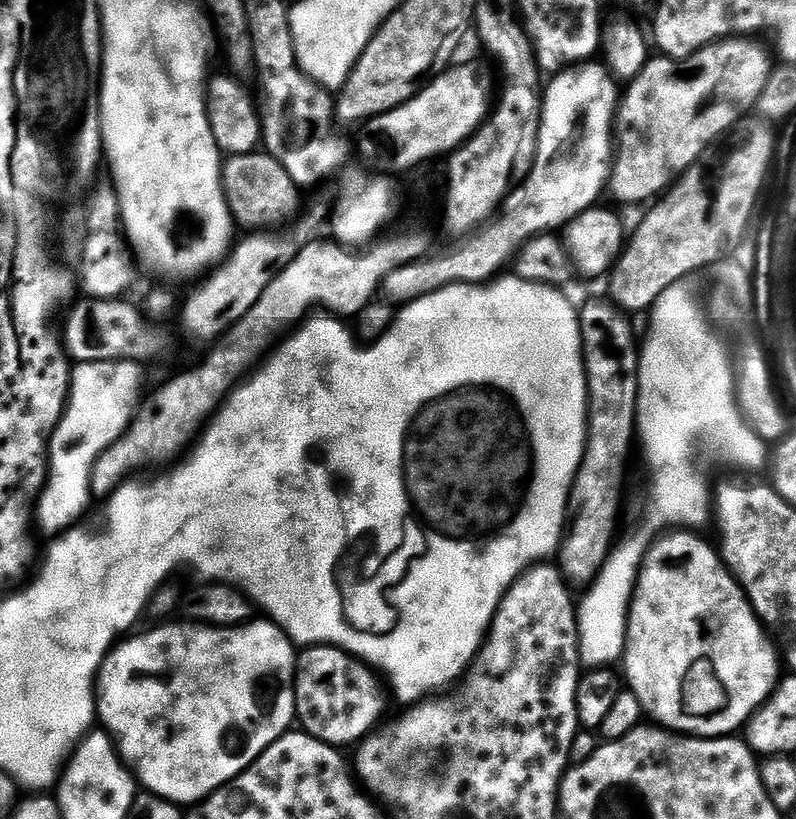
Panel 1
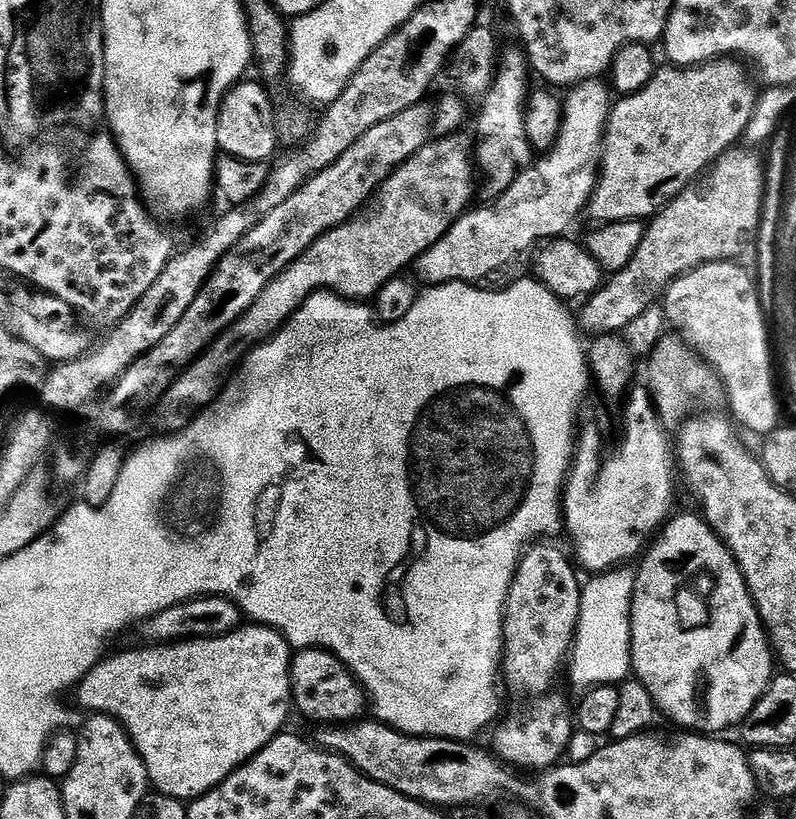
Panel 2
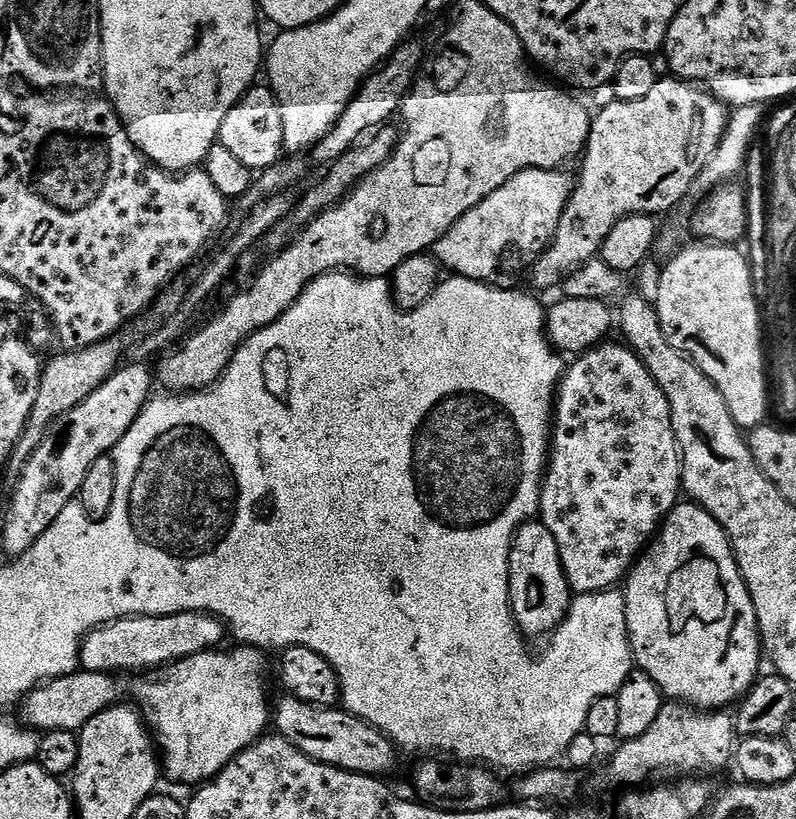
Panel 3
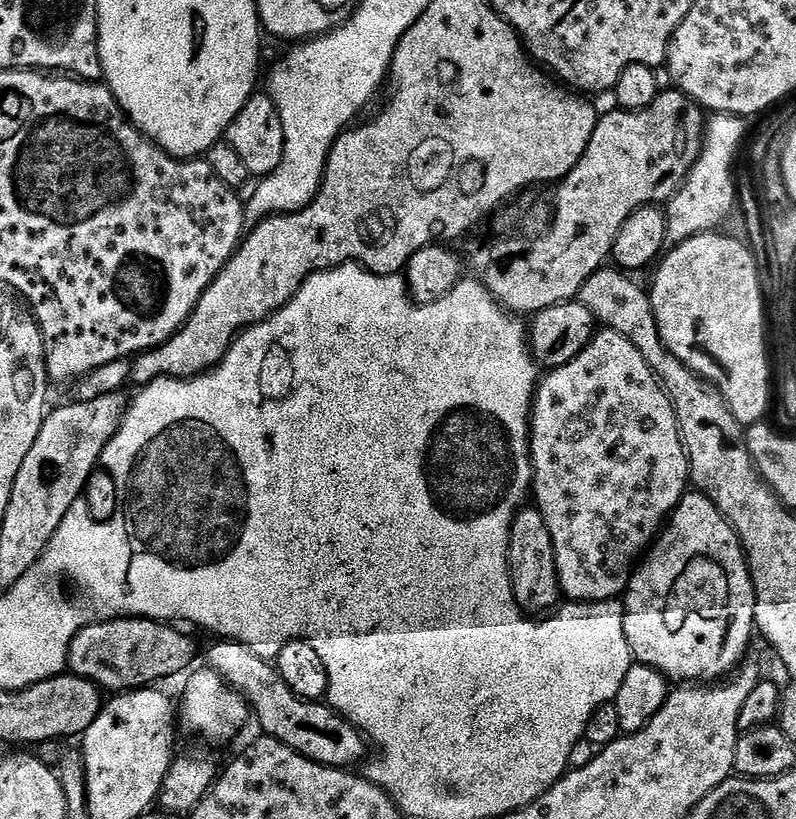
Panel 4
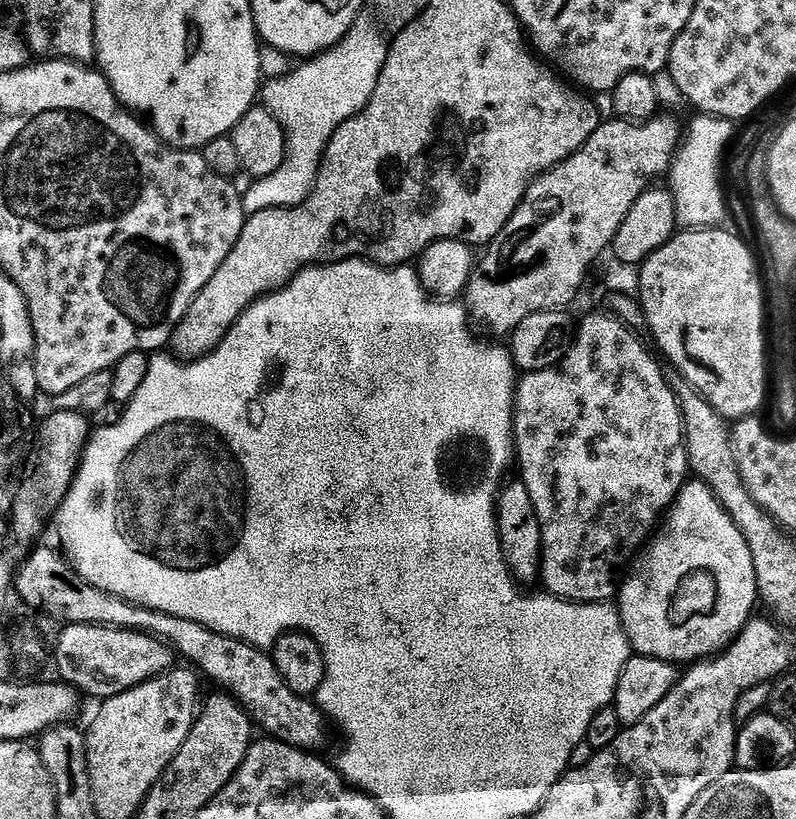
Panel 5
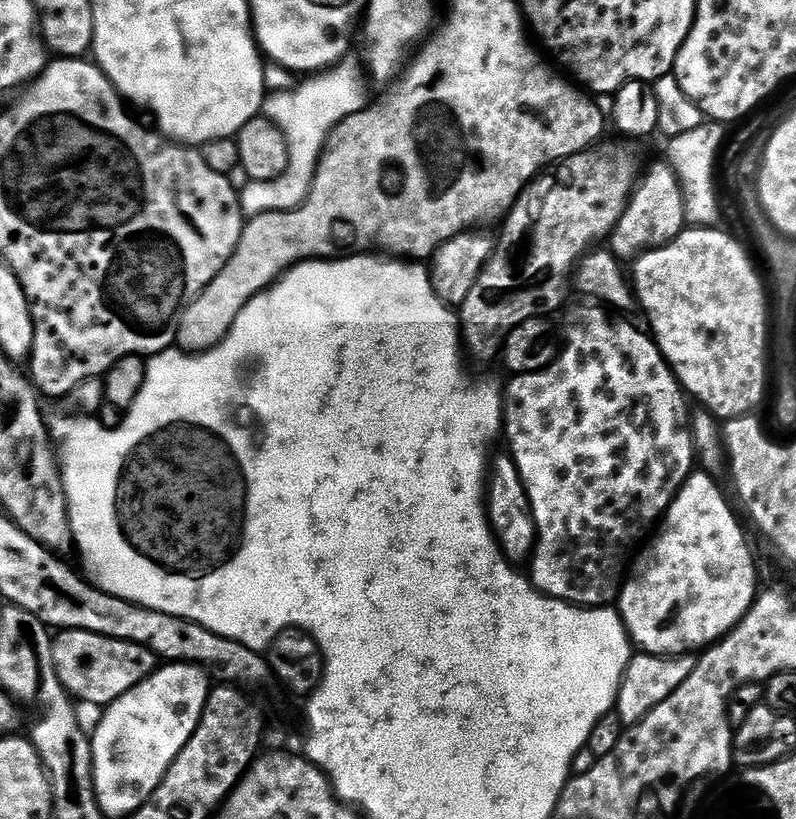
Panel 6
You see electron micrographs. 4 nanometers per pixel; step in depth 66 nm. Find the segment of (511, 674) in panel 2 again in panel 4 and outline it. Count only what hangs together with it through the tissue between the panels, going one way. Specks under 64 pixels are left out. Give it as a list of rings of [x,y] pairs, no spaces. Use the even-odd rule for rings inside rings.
[[[525,506],[517,512],[508,539],[508,572],[512,576],[512,593],[528,614],[544,614],[562,600],[558,566],[554,562],[554,542],[539,508]]]

